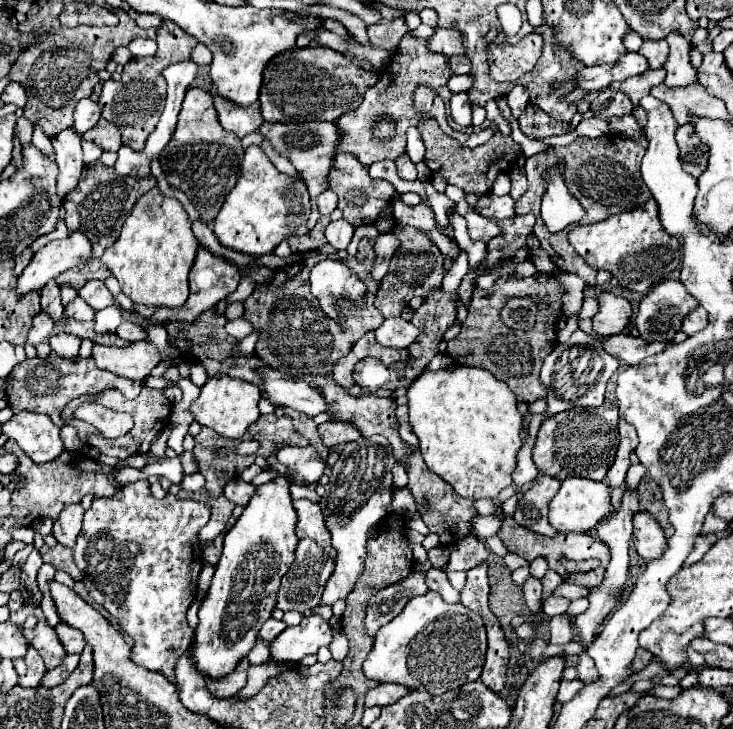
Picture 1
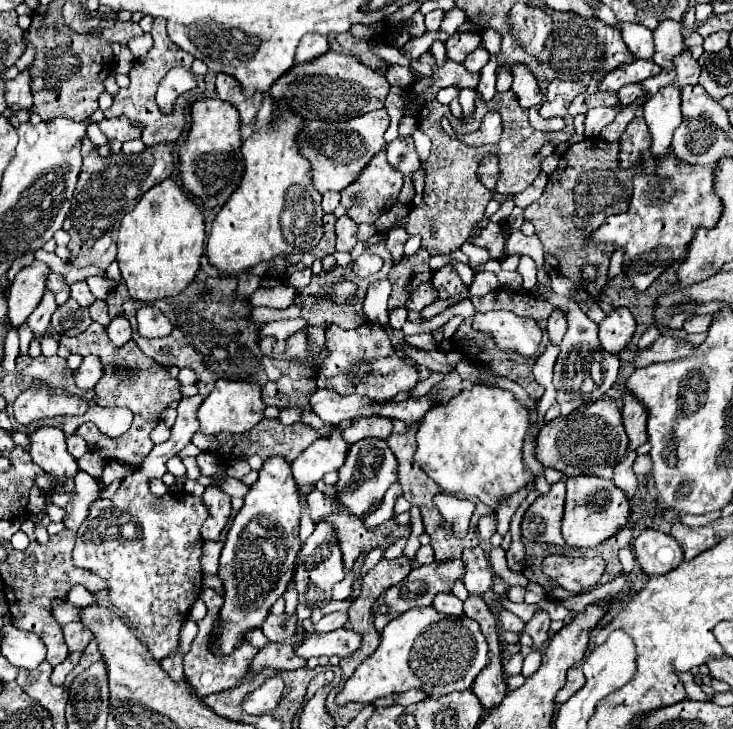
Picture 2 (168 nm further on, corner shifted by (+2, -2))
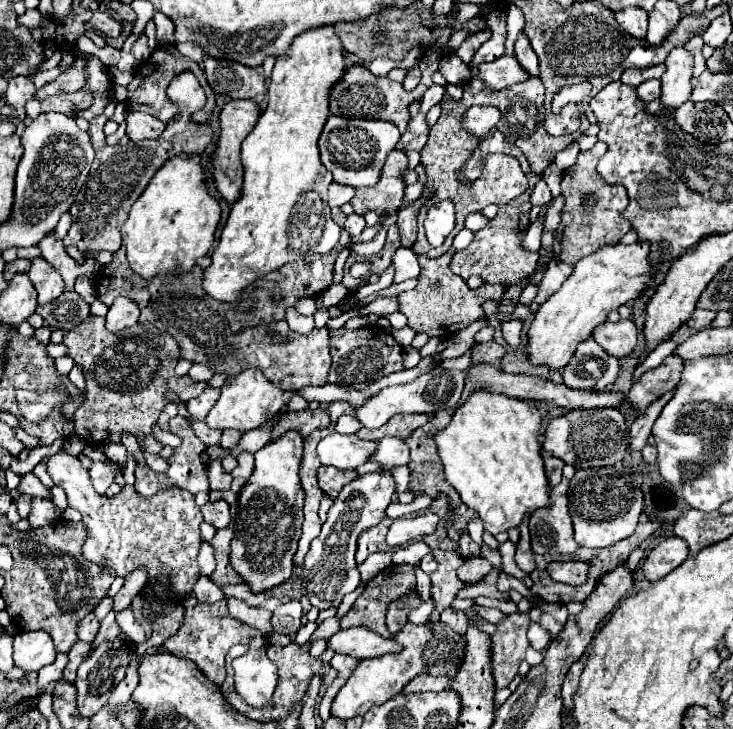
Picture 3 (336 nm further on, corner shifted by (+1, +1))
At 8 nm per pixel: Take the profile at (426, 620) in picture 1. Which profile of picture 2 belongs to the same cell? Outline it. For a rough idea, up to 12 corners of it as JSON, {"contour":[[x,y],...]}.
{"contour":[[409,609],[337,705],[471,689],[487,641],[469,617]]}

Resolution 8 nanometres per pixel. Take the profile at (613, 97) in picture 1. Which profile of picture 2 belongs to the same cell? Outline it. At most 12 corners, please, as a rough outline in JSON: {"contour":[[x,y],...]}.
{"contour":[[627,85],[619,89],[621,105],[631,105],[643,97],[639,85]]}

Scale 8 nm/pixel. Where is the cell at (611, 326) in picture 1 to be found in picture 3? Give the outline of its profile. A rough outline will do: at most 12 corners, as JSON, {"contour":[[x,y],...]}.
{"contour":[[632,320],[596,326],[594,340],[612,356],[636,346]]}

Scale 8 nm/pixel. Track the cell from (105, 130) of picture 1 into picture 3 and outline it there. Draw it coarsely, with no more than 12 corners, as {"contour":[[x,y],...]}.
{"contour":[[128,112],[126,136],[132,142],[158,138],[164,122],[144,112]]}

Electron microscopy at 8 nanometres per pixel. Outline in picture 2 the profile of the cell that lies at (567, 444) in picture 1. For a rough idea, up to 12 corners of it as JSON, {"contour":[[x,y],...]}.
{"contour":[[613,399],[545,423],[537,459],[611,479],[627,433]]}

